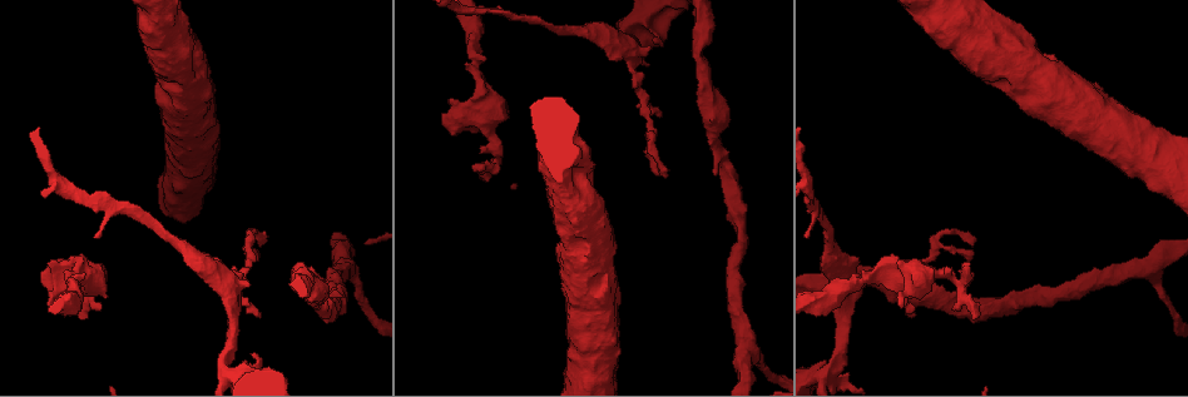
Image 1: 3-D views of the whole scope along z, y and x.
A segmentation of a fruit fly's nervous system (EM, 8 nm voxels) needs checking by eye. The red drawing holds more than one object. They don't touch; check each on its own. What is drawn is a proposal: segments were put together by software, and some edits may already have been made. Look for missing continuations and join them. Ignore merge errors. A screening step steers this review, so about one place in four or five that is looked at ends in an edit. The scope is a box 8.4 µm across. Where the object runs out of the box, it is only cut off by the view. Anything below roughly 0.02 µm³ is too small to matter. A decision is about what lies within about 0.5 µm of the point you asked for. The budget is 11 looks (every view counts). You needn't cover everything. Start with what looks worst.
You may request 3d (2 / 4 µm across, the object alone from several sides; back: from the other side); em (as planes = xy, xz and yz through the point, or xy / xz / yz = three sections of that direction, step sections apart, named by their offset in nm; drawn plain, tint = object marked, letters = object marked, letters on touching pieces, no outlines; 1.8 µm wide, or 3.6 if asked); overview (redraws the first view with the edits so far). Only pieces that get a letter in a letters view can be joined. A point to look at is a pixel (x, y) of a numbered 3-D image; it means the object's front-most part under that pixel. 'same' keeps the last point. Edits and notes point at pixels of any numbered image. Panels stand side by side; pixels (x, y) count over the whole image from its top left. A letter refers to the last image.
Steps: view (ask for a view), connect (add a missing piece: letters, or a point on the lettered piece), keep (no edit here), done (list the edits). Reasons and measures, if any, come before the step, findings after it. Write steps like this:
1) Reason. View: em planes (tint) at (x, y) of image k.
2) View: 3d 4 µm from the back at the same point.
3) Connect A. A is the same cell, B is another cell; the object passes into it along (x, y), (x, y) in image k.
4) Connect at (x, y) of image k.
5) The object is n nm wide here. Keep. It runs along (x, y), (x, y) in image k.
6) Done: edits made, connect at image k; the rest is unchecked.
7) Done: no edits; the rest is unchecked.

Free end. View: 3d 4 µm at (480, 176) of image 1.

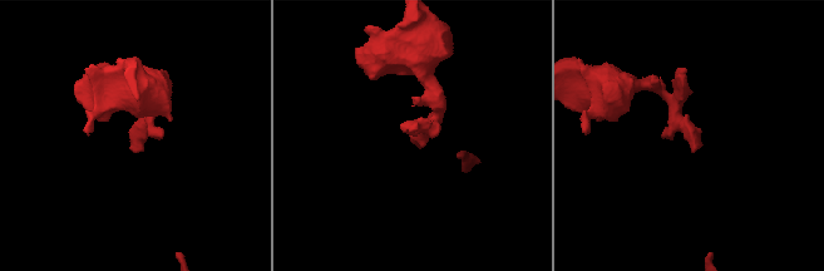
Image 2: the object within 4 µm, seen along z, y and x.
Now the EM. View: em yz step 8 (plain) at (132, 149) of image 2.

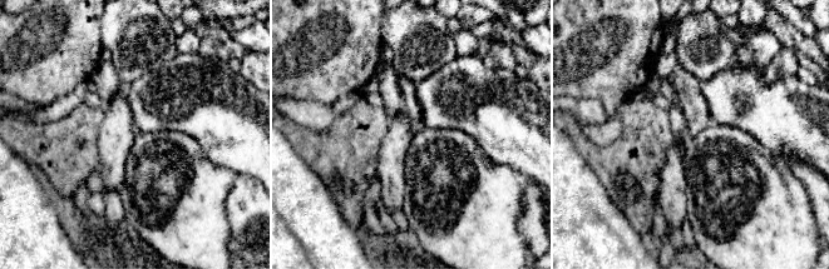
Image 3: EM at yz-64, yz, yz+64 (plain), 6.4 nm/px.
View: em yz step 8 (letters) at the same point.

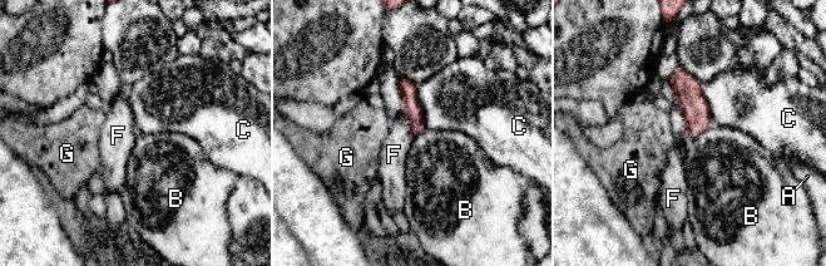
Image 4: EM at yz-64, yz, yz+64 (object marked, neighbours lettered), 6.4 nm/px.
The longest contact is with C, 280 nm. Keep. A, B, C, F and G are other cells; no lettered piece goes on from it.

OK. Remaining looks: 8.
Branch stops here. View: em planes (letters) at (714, 172) of image 1.

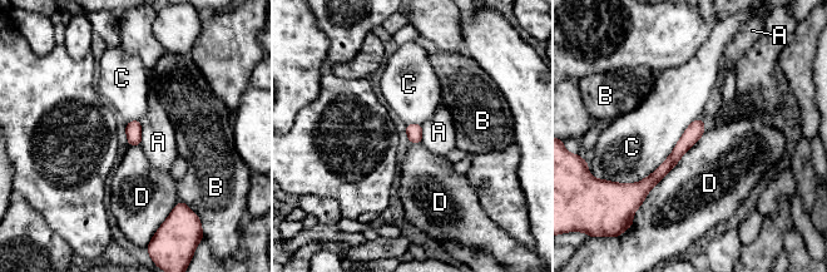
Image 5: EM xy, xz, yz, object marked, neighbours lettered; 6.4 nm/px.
Keep. A, B, C and D are other cells; a border runs along (706, 130), (640, 203) in image 5; none of them fits.

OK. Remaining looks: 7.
An open end. View: 3d 4 µm at (251, 354) of image 1.

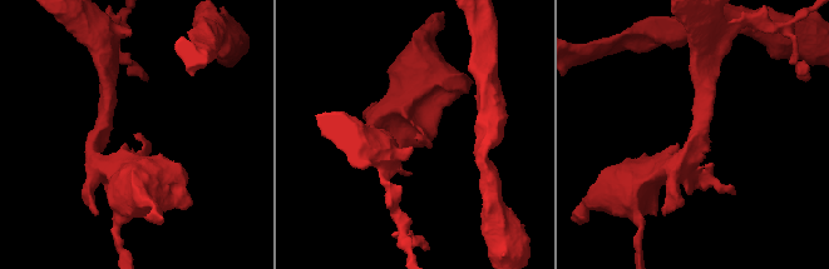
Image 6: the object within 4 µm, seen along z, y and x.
View: em planes (tint) at (135, 136) of image 6.

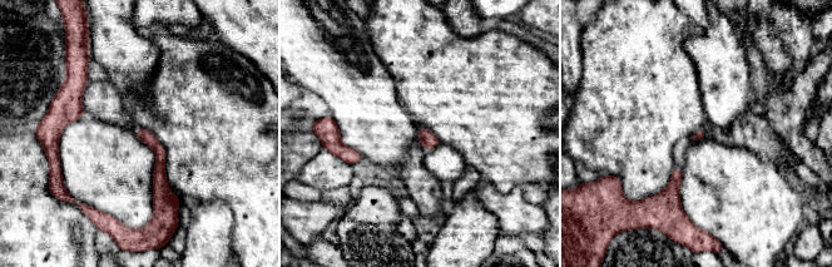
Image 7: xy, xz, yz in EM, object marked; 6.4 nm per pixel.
What lies round it. View: em planes (letters) at the same point.

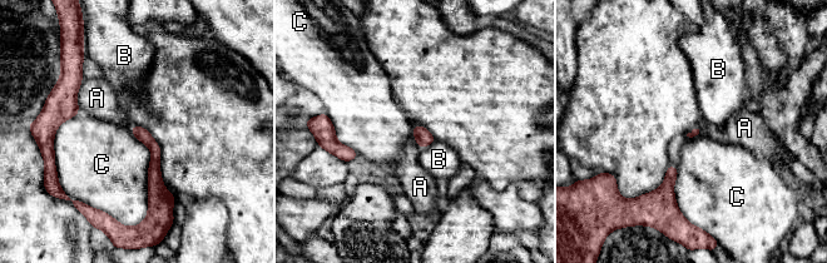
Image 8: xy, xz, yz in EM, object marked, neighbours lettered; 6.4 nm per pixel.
Keep. A, B and C are other cells; a border runs along (129, 129), (150, 154), (144, 219) in image 8; no lettered piece goes on from it.

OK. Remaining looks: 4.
Thick turns thin. View: 3d 2 µm at (73, 281) of image 1.

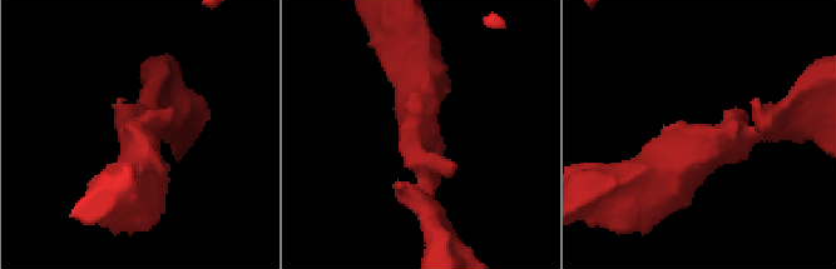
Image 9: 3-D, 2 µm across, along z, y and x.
The arms are 180, 400 nm wide. View: em xy step 8 (letters) at (134, 136) of image 9.

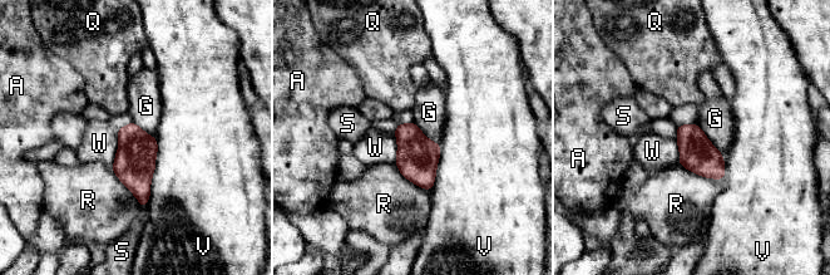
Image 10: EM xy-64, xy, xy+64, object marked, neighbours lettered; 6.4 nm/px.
Keep. A, G, Q, R, S, V and W are other cells; none of them fits.

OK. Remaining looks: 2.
Done: no edits; the rest is unchecked.

